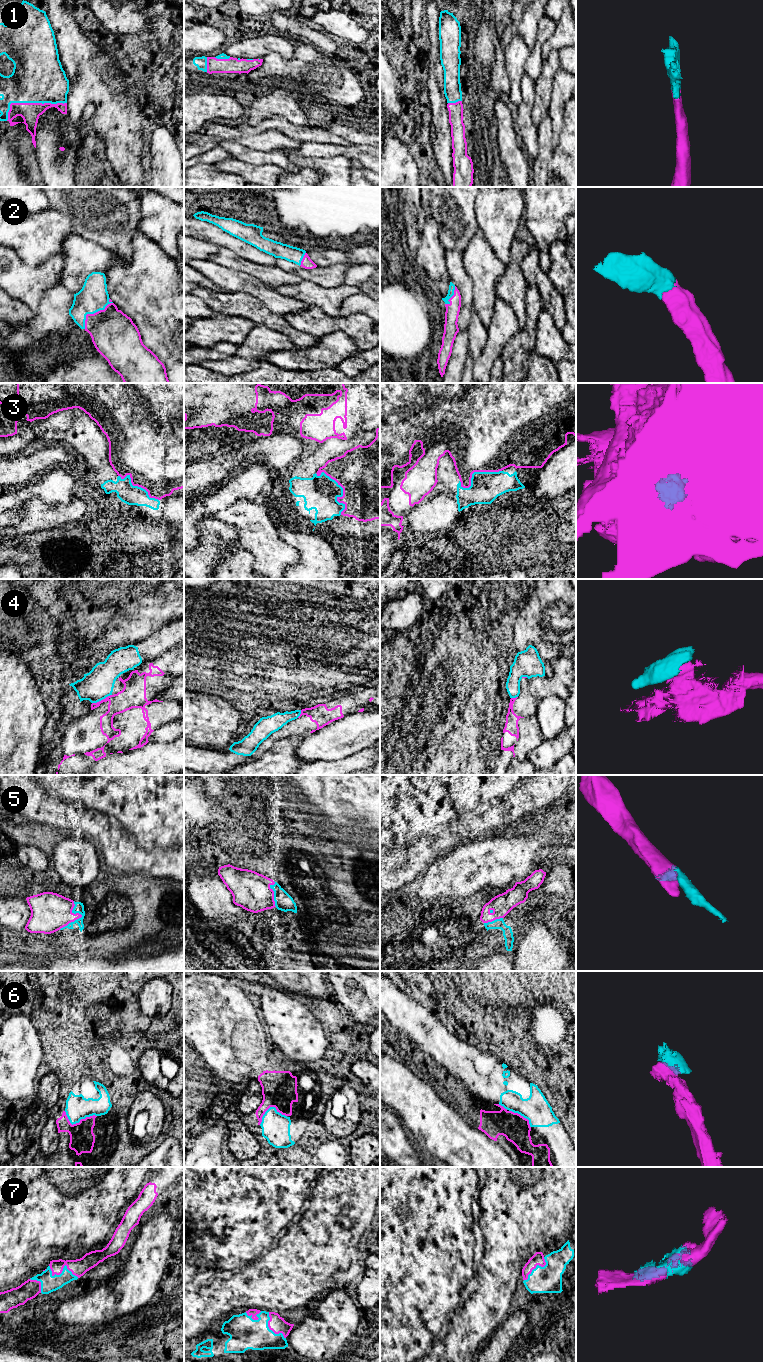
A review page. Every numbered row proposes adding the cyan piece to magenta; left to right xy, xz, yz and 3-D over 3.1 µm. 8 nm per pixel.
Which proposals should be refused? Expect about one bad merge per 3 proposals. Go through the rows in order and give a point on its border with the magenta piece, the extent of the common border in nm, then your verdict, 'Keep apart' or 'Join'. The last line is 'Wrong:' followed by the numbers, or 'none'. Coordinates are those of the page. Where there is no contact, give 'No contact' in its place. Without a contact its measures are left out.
1: Touches magenta at xy (30, 103). Shared border 500 nm. Join
2: Touches magenta at xy (94, 313). Shared border 320 nm. Join
3: Touches magenta at xz (343, 490). Shared border 400 nm. Keep apart
4: Touches magenta at xy (101, 700). Shared border 180 nm. Keep apart
5: Touches magenta at xy (80, 917). Shared border 260 nm. Join
6: Touches magenta at xy (79, 1122). Shared border 260 nm. Keep apart
7: Touches magenta at xy (62, 1270). Shared border 260 nm. Join
Wrong: 3, 4, 6

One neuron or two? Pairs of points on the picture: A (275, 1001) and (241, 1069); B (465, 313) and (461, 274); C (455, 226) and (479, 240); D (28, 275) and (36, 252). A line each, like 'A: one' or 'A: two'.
A: two
B: one
C: two
D: two

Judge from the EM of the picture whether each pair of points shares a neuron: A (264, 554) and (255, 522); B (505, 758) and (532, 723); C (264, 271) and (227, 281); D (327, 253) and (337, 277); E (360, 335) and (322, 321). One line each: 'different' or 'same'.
A: same
B: same
C: different
D: different
E: same

